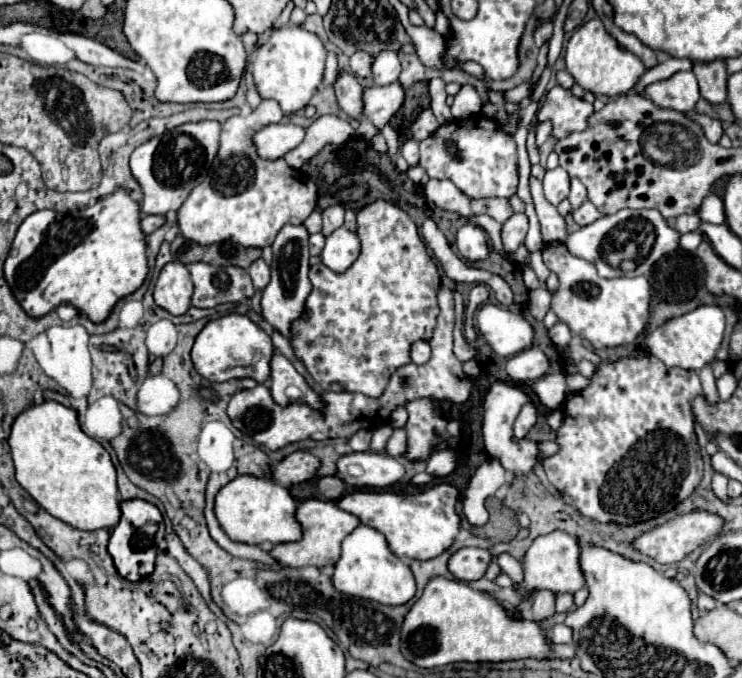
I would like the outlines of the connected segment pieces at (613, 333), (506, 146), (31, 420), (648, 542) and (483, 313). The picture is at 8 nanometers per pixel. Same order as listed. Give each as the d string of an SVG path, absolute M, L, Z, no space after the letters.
M547 244L543 248L543 262L559 276L559 290L553 294L551 310L569 324L571 332L589 340L593 348L631 344L645 330L651 304L651 288L645 276L605 280L597 276L593 264L573 256L563 244Z
M475 116L443 124L419 144L419 154L419 166L425 168L429 178L451 180L471 200L507 198L517 190L517 144L493 118Z
M57 402L31 406L17 416L9 436L17 482L51 516L77 530L111 530L121 518L115 466L109 452L81 432L77 414Z
M695 510L695 512L685 514L685 516L675 516L673 520L659 526L657 530L653 530L649 534L643 534L639 540L635 540L635 548L639 552L655 558L661 564L673 564L673 562L683 560L689 552L693 552L705 540L709 540L713 536L719 536L723 532L721 524L723 524L723 520L717 514L709 514L705 510Z
M487 304L477 312L477 326L499 356L515 356L533 346L535 330L517 312Z

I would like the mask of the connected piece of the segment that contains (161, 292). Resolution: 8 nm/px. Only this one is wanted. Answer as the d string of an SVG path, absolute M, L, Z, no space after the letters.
M173 260L163 266L157 284L155 284L155 304L171 312L173 316L181 316L189 308L189 300L193 294L193 284L189 278L189 270L179 260Z

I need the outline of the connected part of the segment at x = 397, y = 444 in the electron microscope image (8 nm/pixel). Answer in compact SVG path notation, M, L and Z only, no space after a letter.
M397 428L393 430L391 438L387 440L387 446L385 446L385 454L391 456L391 458L399 458L405 454L405 444L407 444L407 436L405 436L405 430L403 428Z

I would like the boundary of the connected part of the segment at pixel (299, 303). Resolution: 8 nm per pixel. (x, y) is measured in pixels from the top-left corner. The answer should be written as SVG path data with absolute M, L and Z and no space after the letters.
M287 224L281 228L281 232L277 234L275 242L273 242L273 262L271 262L271 282L265 286L263 290L263 318L269 322L269 326L279 332L281 336L285 336L287 340L293 338L291 332L291 324L293 320L301 318L301 314L305 312L305 300L311 292L311 284L309 284L309 248L307 242L309 234L305 230L305 226L293 226Z

